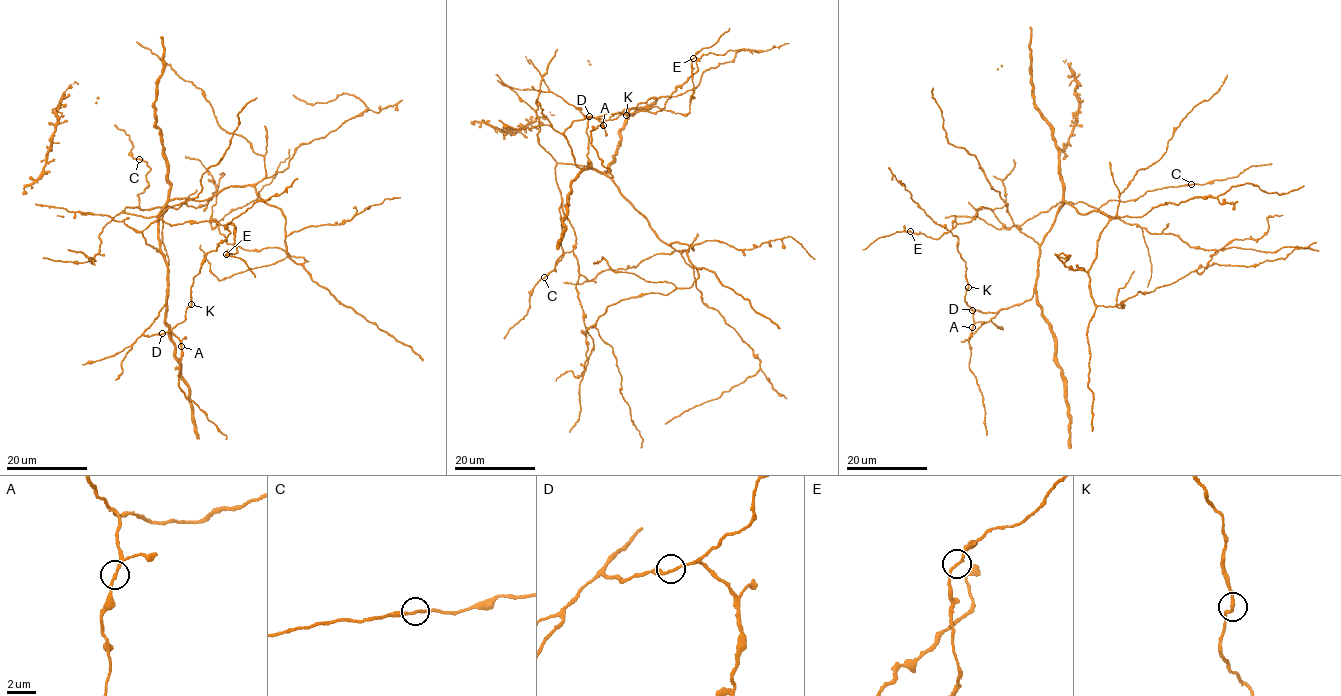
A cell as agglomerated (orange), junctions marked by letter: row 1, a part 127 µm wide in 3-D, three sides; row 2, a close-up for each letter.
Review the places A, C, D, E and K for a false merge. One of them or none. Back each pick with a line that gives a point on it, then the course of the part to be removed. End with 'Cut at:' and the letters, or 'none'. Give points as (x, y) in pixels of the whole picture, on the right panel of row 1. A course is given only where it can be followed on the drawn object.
Cut at: none

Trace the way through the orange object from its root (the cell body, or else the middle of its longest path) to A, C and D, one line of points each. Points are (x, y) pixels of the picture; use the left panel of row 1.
A: (192, 199), (172, 199), (160, 212), (158, 236), (167, 297), (143, 333), (148, 337), (171, 332), (181, 346)
C: (192, 199), (172, 199), (152, 217), (123, 212), (138, 206), (138, 195), (147, 187), (150, 167), (139, 159)
D: (192, 199), (172, 199), (160, 212), (158, 236), (167, 267), (167, 297), (143, 333), (148, 337), (162, 333)

